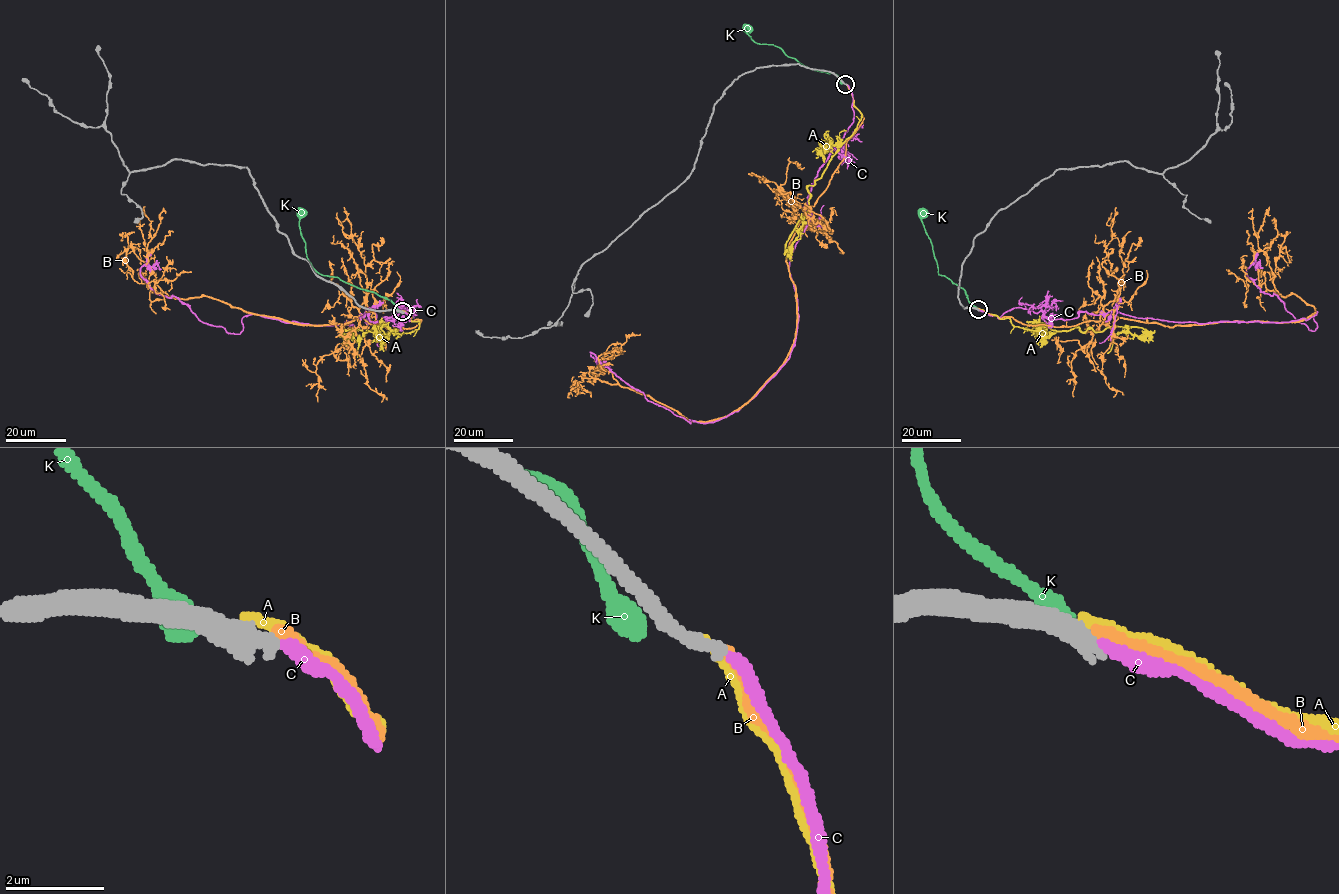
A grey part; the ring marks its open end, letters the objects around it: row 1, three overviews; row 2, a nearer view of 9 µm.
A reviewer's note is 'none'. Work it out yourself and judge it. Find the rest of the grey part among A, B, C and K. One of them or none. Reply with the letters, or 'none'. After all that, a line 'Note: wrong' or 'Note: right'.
none
Note: right

